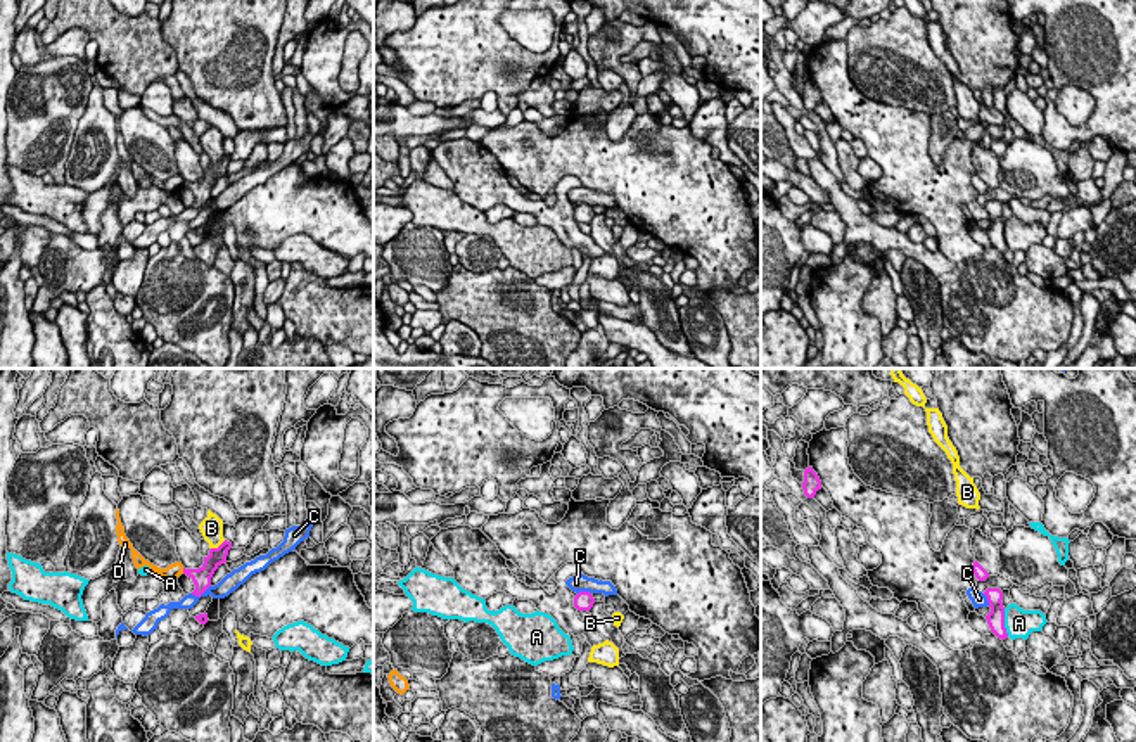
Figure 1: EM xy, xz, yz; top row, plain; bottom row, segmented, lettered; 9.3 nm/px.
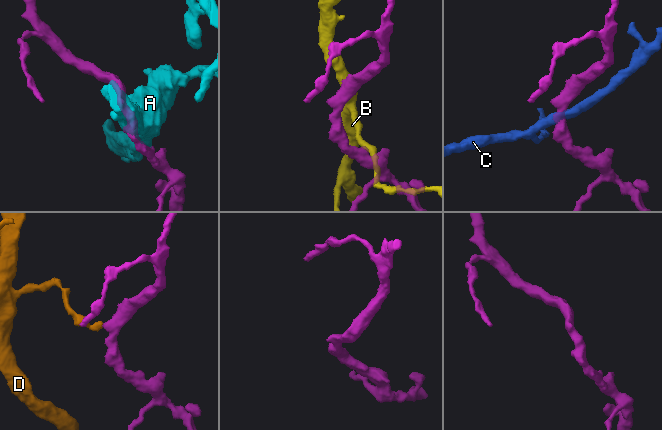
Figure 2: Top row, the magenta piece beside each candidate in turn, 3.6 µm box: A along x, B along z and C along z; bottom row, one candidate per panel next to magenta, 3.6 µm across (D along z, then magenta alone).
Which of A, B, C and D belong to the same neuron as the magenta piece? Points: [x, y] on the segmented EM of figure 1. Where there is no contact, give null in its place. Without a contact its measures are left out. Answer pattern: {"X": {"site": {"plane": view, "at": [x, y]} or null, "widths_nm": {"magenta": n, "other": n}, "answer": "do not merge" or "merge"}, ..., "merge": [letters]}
{"A": {"site": {"plane": "yz", "at": [1003, 623]}, "widths_nm": {"magenta": 160, "other": 280}, "answer": "do not merge"}, "B": {"site": {"plane": "xy", "at": [220, 545]}, "widths_nm": {"magenta": 160, "other": 220}, "answer": "do not merge"}, "C": {"site": {"plane": "xy", "at": [199, 595]}, "widths_nm": {"magenta": 170, "other": 160}, "answer": "do not merge"}, "D": {"site": {"plane": "xy", "at": [184, 571]}, "widths_nm": {"magenta": 170, "other": 140}, "answer": "do not merge"}, "merge": []}

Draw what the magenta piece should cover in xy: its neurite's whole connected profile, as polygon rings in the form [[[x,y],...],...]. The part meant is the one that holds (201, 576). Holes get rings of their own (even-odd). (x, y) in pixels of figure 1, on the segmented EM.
[[[225,540],[218,548],[209,550],[209,555],[204,557],[204,564],[199,569],[183,567],[183,574],[187,574],[195,585],[192,595],[201,597],[211,586],[211,578],[214,571],[227,562],[230,548],[232,543]]]

